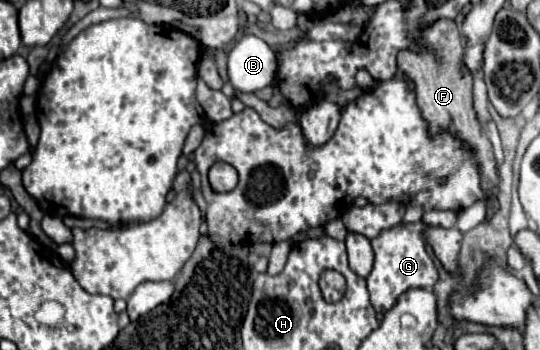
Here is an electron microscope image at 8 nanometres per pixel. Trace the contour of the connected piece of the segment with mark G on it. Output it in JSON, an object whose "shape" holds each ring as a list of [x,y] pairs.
{"shape":[[[423,222],[399,224],[391,230],[383,230],[379,238],[371,240],[375,252],[375,266],[367,278],[371,304],[377,312],[387,312],[395,306],[397,298],[411,288],[433,288],[437,282],[437,268],[427,254],[427,242],[423,242]]]}

